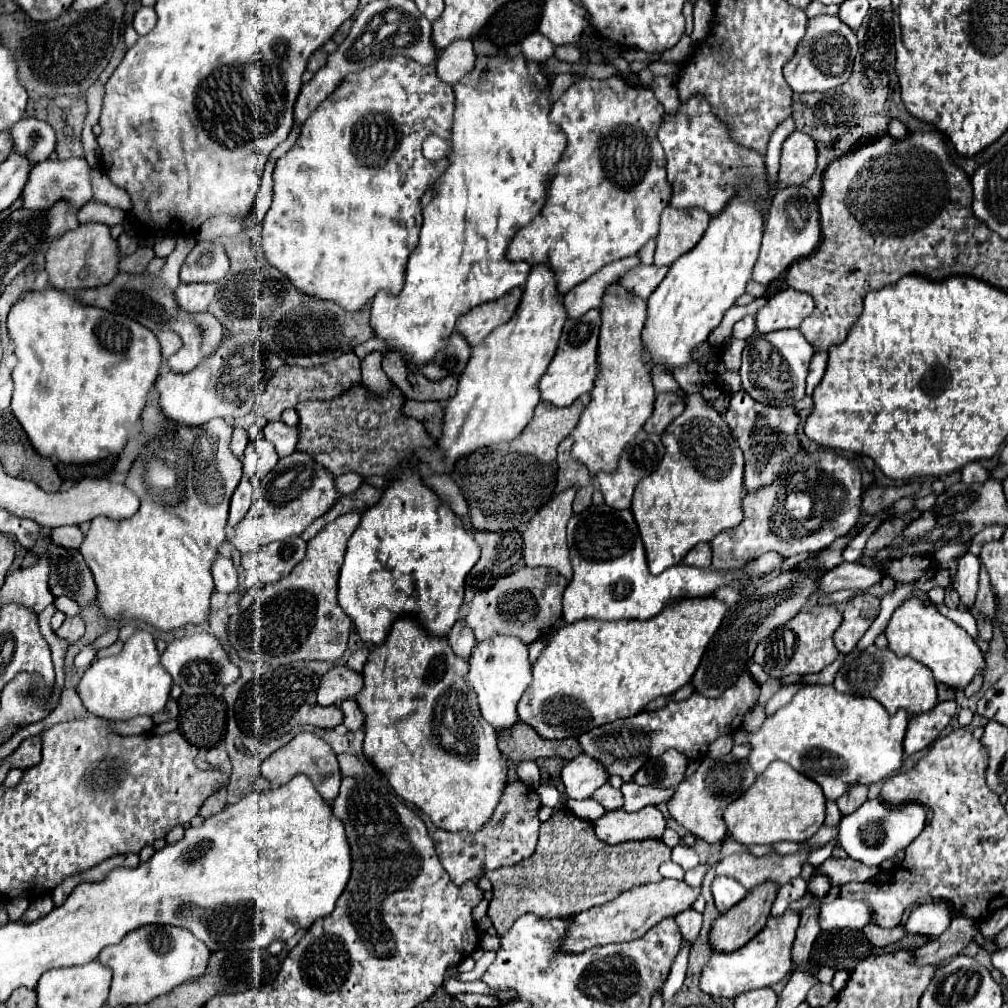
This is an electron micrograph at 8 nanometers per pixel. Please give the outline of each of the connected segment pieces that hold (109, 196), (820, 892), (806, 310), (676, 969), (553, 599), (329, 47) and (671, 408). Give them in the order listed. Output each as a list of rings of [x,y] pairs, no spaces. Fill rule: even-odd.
[[[92,169],[92,183],[94,183],[94,201],[102,201],[110,207],[118,207],[122,211],[130,211],[132,209],[132,201],[130,195],[126,191],[122,191],[120,187],[116,187],[106,173],[102,173],[100,169]]]
[[[814,873],[808,881],[808,891],[816,897],[824,897],[828,891],[830,891],[830,879],[826,879],[826,875],[820,875],[820,873]]]
[[[788,287],[766,299],[766,305],[756,313],[756,327],[762,335],[778,329],[798,329],[812,311],[814,299]]]
[[[682,947],[680,955],[676,957],[676,961],[674,961],[674,965],[672,965],[670,979],[666,981],[666,987],[664,987],[664,1001],[670,1001],[672,995],[682,987],[682,983],[684,983],[684,973],[686,973],[686,963],[688,963],[688,953],[686,953],[686,947]]]
[[[520,567],[514,573],[502,575],[490,589],[474,595],[470,609],[466,609],[466,623],[474,629],[476,641],[506,633],[532,643],[562,617],[562,593],[566,587],[568,579],[552,567]]]
[[[326,41],[320,49],[316,49],[314,53],[312,53],[312,57],[310,57],[310,61],[308,61],[308,65],[306,65],[306,69],[308,71],[318,71],[324,63],[326,63],[326,59],[328,59],[328,53],[330,51],[334,51],[334,47],[338,47],[334,41]]]
[[[658,393],[654,401],[654,413],[644,423],[646,433],[660,435],[674,417],[678,417],[684,411],[684,399],[678,393]]]

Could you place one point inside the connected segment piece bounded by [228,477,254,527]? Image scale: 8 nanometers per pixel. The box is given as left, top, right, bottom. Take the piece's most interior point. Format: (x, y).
(244, 493)

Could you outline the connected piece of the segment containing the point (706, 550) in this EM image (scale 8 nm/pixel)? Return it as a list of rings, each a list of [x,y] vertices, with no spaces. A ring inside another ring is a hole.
[[[700,543],[698,547],[694,547],[694,551],[690,551],[690,555],[686,555],[686,559],[682,559],[682,563],[694,567],[710,567],[710,559],[712,559],[710,543]]]

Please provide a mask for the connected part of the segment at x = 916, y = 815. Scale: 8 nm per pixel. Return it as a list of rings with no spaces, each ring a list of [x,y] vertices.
[[[868,799],[860,809],[842,817],[838,841],[850,859],[856,859],[866,865],[882,865],[886,859],[906,849],[906,845],[910,845],[912,839],[920,835],[924,821],[926,821],[926,813],[916,803],[890,809],[880,799]]]

